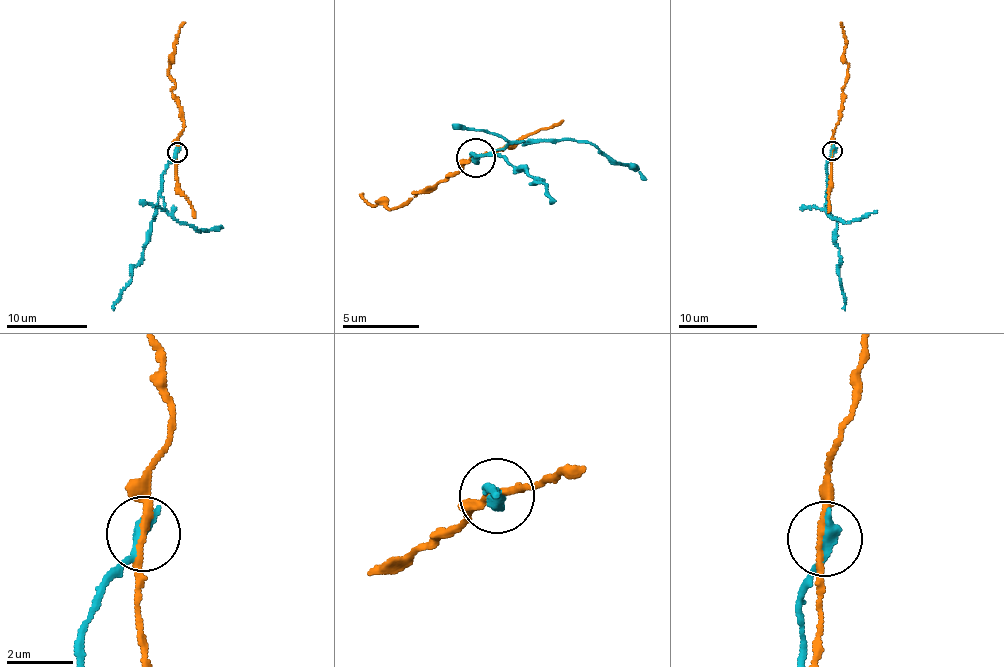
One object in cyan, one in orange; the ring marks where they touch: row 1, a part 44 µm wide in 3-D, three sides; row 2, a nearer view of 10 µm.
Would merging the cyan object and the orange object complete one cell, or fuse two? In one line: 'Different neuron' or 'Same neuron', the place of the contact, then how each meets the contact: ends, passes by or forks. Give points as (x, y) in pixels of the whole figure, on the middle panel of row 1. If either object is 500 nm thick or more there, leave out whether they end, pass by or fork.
Different neuron. Place: (476, 157). At the ring cyan ends. At the ring orange passes by

